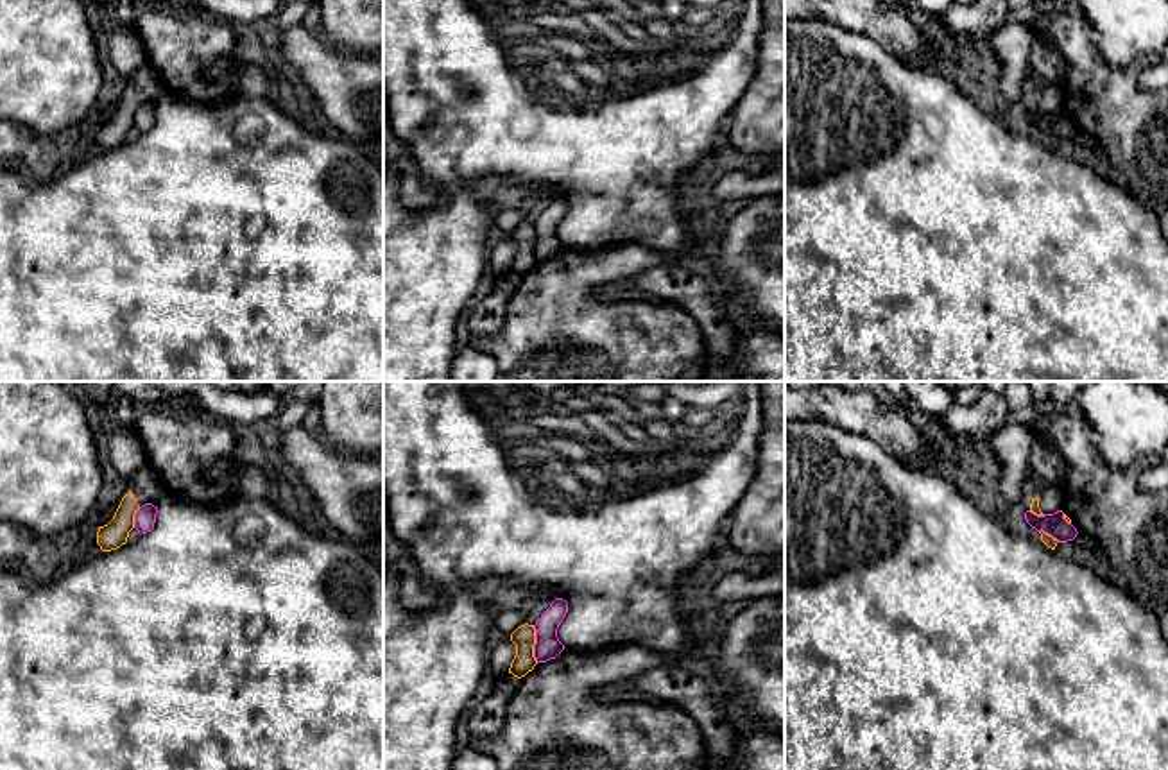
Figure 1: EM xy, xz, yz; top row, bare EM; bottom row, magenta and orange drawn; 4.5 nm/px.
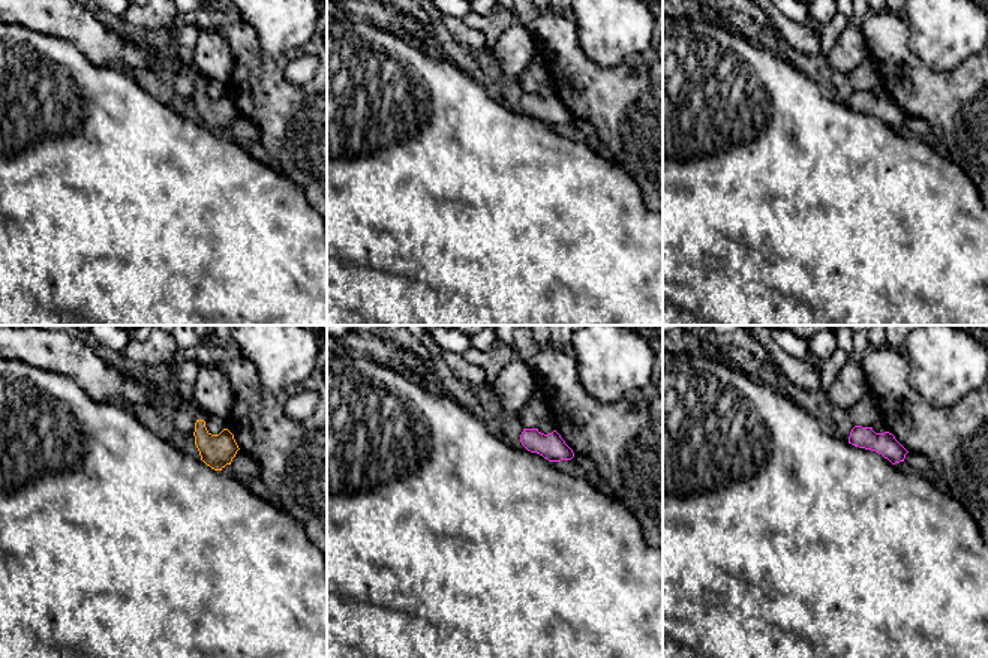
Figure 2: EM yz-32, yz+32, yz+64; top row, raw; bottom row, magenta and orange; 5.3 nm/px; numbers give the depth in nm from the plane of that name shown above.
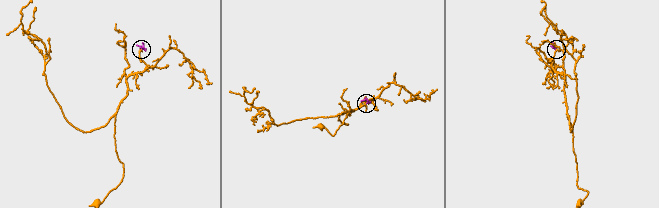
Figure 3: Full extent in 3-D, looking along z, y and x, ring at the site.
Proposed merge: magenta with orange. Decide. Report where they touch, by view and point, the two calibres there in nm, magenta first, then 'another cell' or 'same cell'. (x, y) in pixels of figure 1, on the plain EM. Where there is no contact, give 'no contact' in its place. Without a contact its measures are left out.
xz (536, 242) | 120/100 nm | another cell

